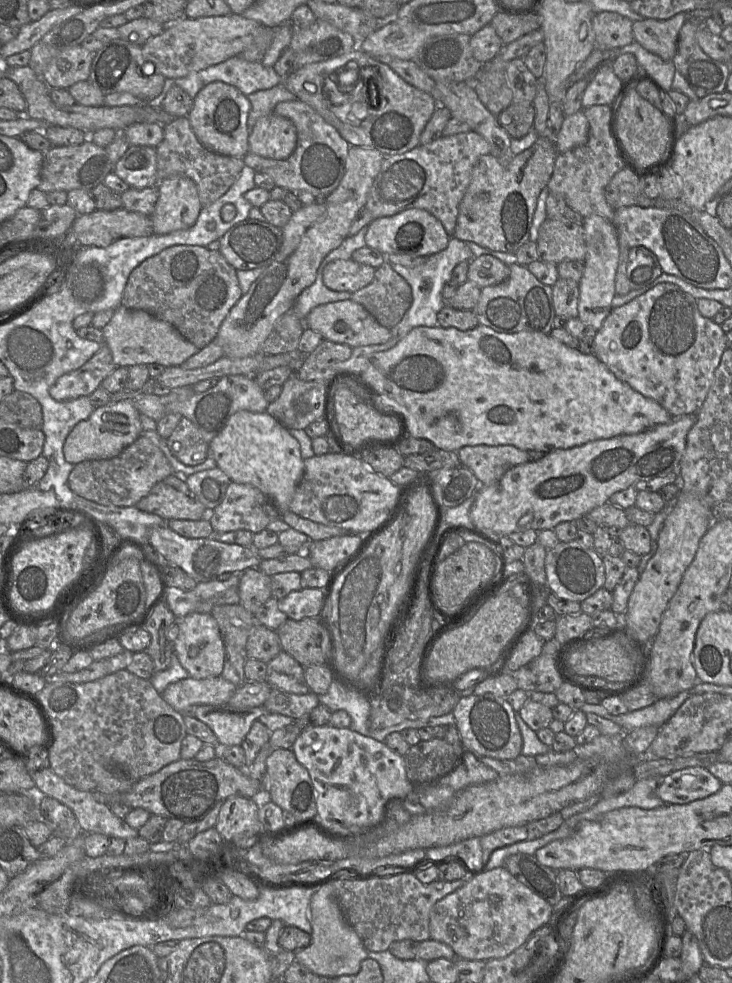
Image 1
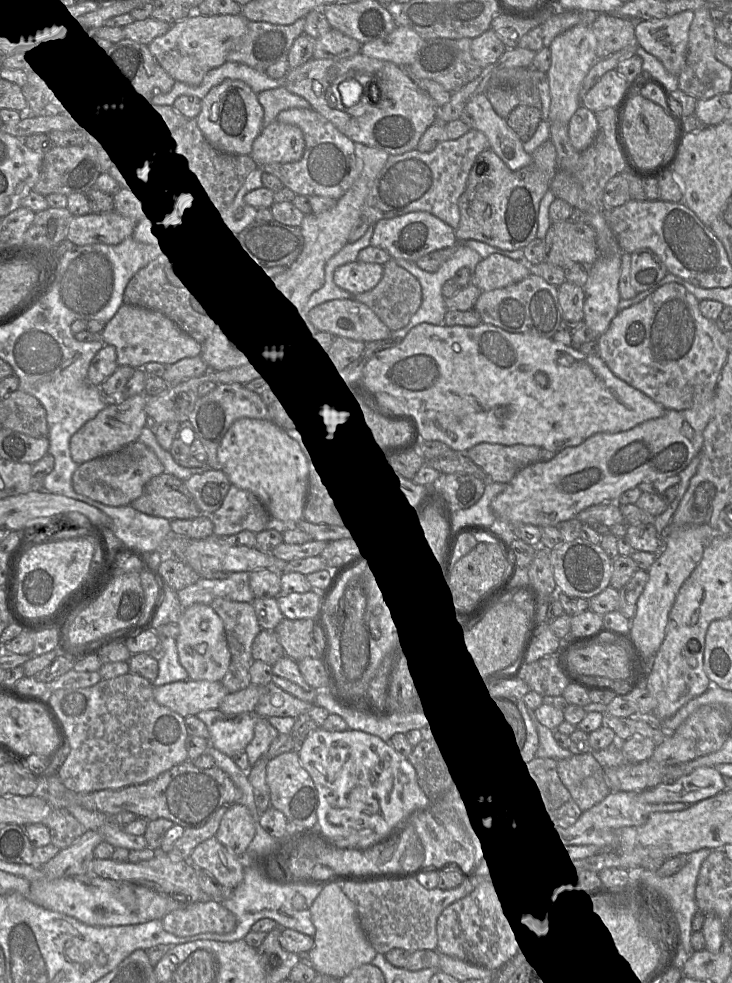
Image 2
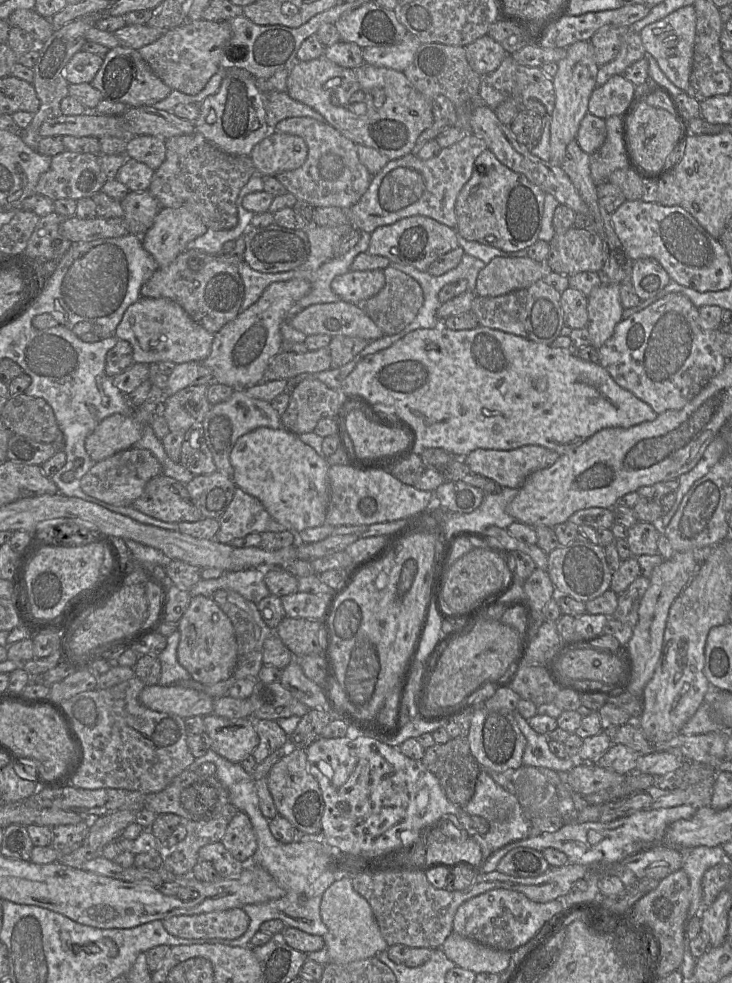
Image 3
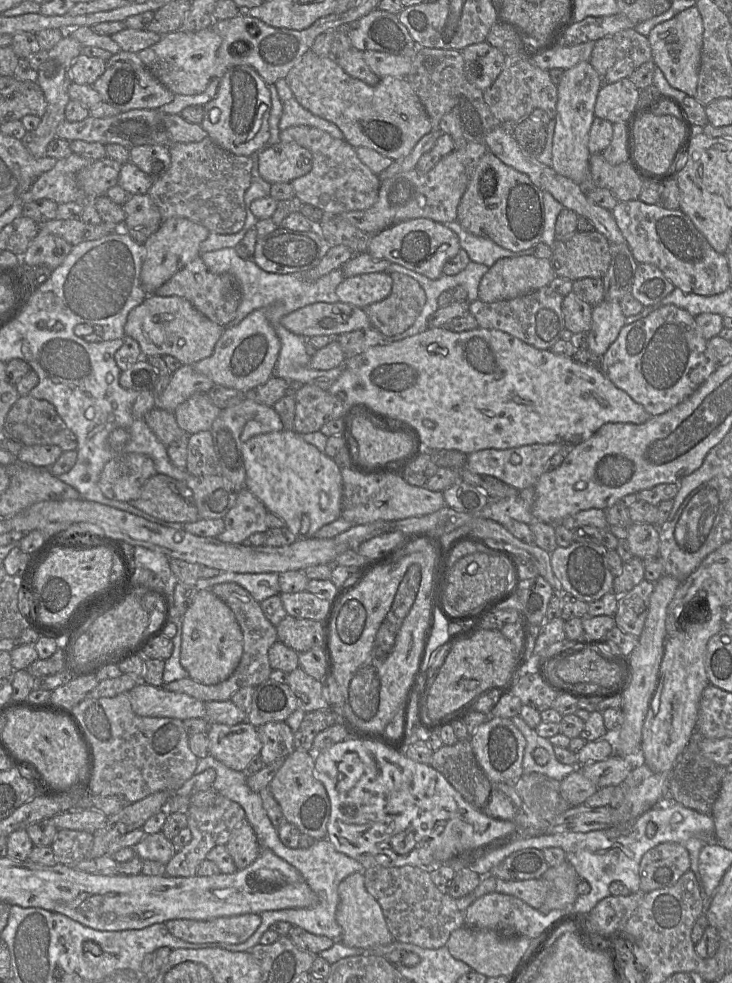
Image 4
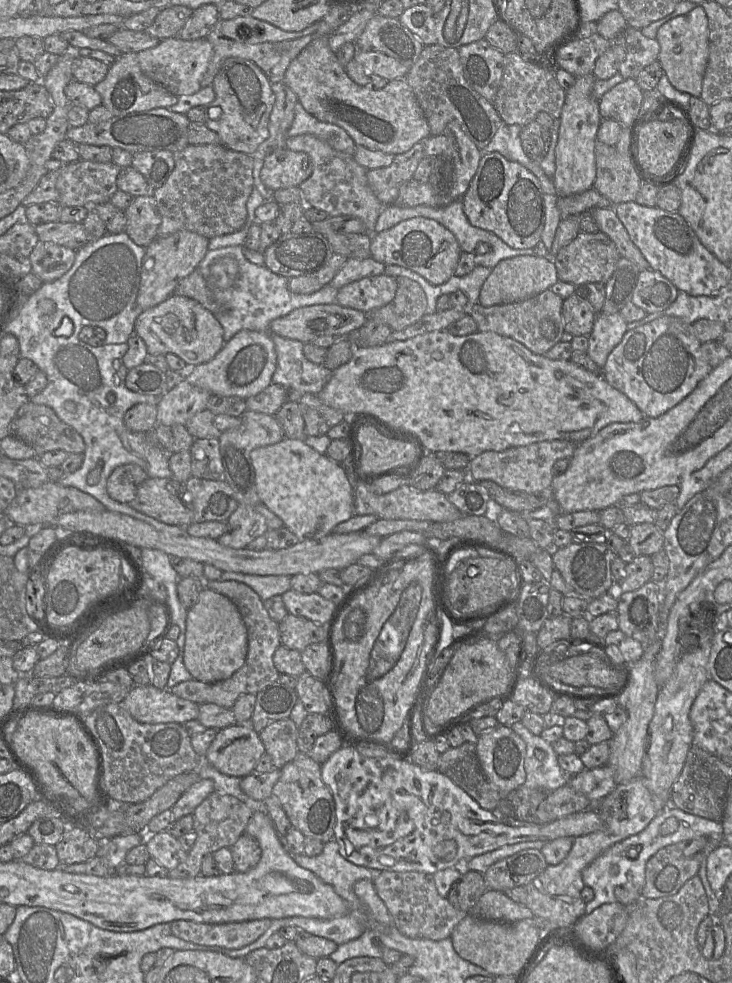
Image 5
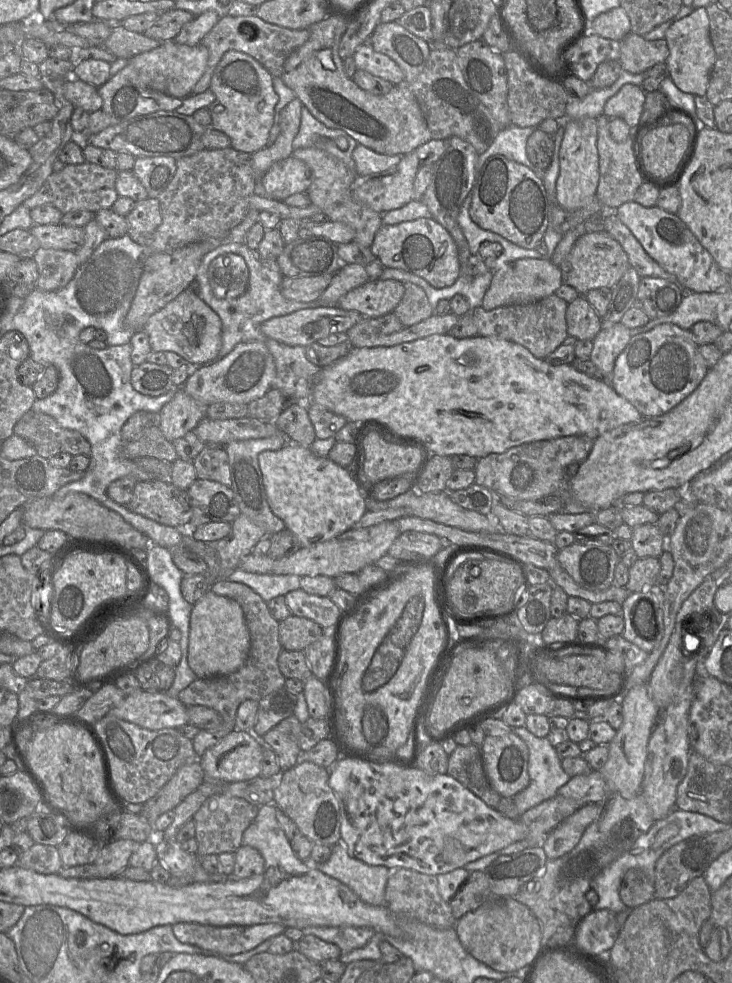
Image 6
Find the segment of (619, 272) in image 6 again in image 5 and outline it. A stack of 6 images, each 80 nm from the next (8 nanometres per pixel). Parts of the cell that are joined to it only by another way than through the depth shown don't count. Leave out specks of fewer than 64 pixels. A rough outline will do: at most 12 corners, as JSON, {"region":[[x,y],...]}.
{"region":[[579,233],[551,259],[560,281],[605,284],[619,257],[607,235]]}

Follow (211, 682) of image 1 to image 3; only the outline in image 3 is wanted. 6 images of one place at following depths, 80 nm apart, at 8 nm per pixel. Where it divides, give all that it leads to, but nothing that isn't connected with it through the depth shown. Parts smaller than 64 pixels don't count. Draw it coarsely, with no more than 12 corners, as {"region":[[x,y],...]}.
{"region":[[178,684],[146,685],[139,701],[184,719],[206,716],[214,698]]}

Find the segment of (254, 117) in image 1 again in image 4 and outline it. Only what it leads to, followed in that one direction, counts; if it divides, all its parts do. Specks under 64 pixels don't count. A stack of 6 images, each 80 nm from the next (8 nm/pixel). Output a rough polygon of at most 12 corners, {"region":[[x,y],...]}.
{"region":[[293,97],[283,102],[279,128],[315,127],[344,139],[335,124],[312,114]]}

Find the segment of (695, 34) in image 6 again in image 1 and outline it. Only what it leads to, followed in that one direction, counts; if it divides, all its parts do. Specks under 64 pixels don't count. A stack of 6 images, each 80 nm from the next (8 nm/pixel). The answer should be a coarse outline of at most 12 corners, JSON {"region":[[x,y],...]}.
{"region":[[686,12],[632,24],[634,40],[672,61]]}

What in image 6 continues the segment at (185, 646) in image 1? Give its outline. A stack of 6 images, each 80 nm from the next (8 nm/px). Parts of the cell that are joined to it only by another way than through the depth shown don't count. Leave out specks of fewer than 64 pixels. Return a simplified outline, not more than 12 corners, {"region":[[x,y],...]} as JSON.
{"region":[[208,590],[193,605],[188,664],[238,671],[250,650],[239,603]]}

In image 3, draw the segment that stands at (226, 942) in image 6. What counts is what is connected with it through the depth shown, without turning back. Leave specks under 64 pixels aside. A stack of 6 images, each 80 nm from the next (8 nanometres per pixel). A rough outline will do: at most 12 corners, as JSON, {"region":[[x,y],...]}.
{"region":[[241,908],[162,921],[184,939],[242,936],[249,917]]}

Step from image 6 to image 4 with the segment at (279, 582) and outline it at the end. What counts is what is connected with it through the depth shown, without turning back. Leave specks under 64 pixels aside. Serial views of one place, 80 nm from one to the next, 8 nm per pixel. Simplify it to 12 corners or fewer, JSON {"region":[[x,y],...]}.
{"region":[[221,572],[200,588],[236,583],[259,603],[280,594],[277,573]]}

